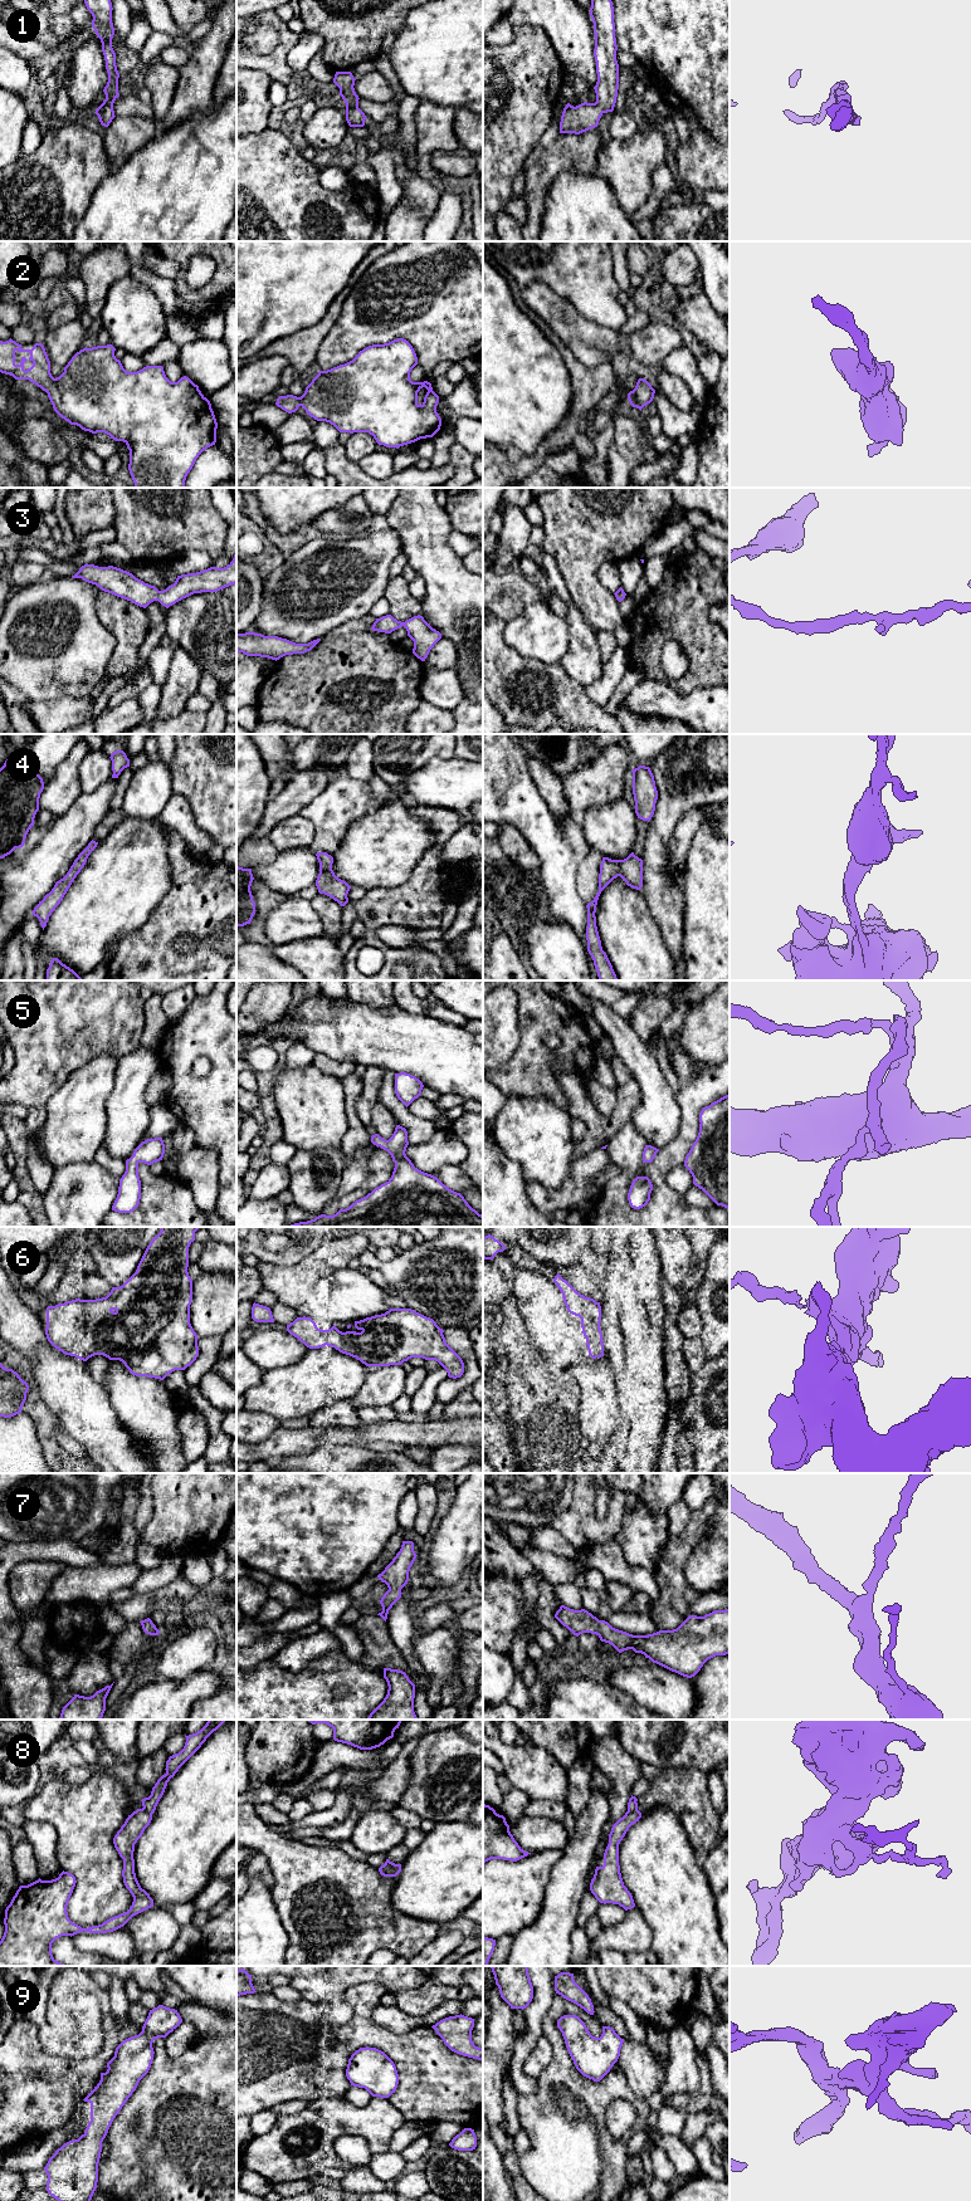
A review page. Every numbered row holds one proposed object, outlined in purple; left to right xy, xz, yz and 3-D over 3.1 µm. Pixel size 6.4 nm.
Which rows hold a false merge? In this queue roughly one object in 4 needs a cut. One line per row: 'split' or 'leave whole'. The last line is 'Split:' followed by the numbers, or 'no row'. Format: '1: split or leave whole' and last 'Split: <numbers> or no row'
1: leave whole
2: leave whole
3: leave whole
4: leave whole
5: leave whole
6: leave whole
7: leave whole
8: split
9: leave whole
Split: 8

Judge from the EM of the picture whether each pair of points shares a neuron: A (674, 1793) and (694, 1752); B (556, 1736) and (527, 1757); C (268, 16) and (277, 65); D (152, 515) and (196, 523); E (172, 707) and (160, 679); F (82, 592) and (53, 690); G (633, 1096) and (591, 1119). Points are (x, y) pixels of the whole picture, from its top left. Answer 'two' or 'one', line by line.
A: two
B: two
C: one
D: one
E: two
F: one
G: one

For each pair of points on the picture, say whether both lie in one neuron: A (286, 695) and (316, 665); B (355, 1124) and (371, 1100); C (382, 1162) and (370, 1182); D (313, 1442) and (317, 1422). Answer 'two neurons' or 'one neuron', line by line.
A: one neuron
B: two neurons
C: one neuron
D: two neurons

